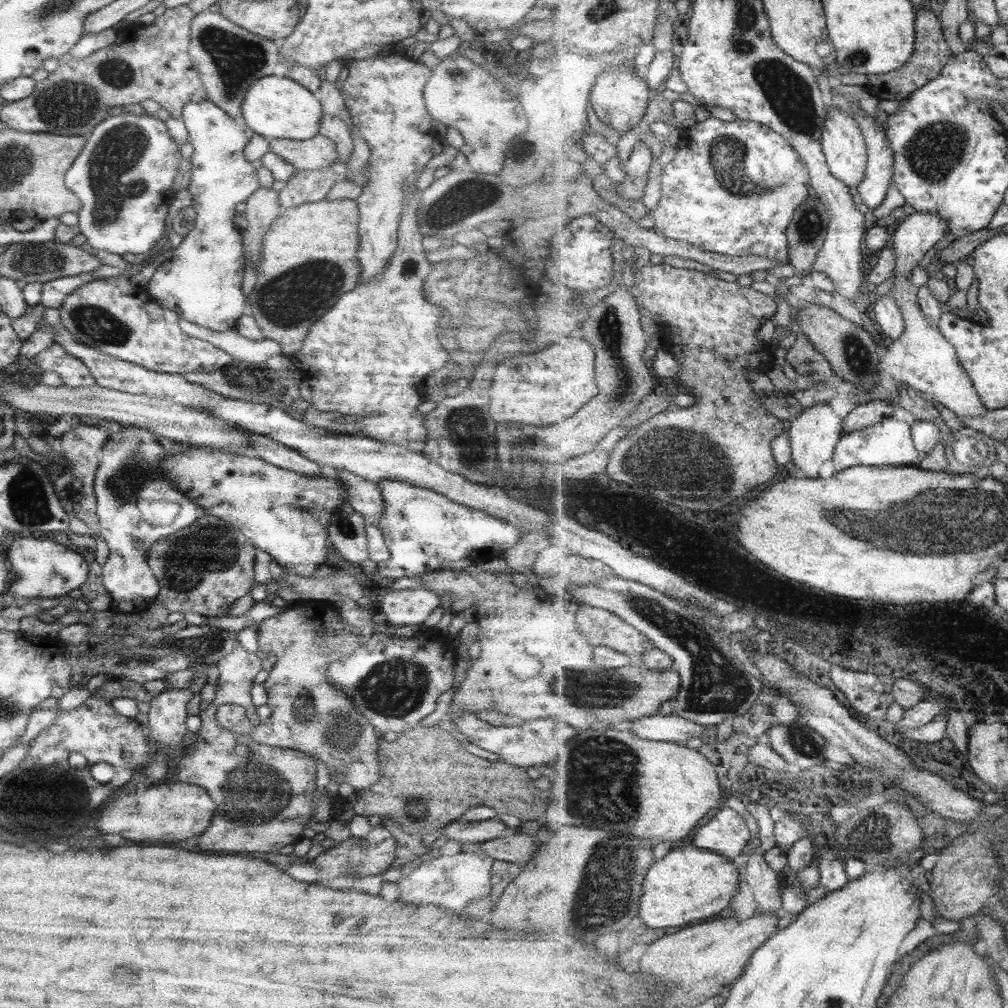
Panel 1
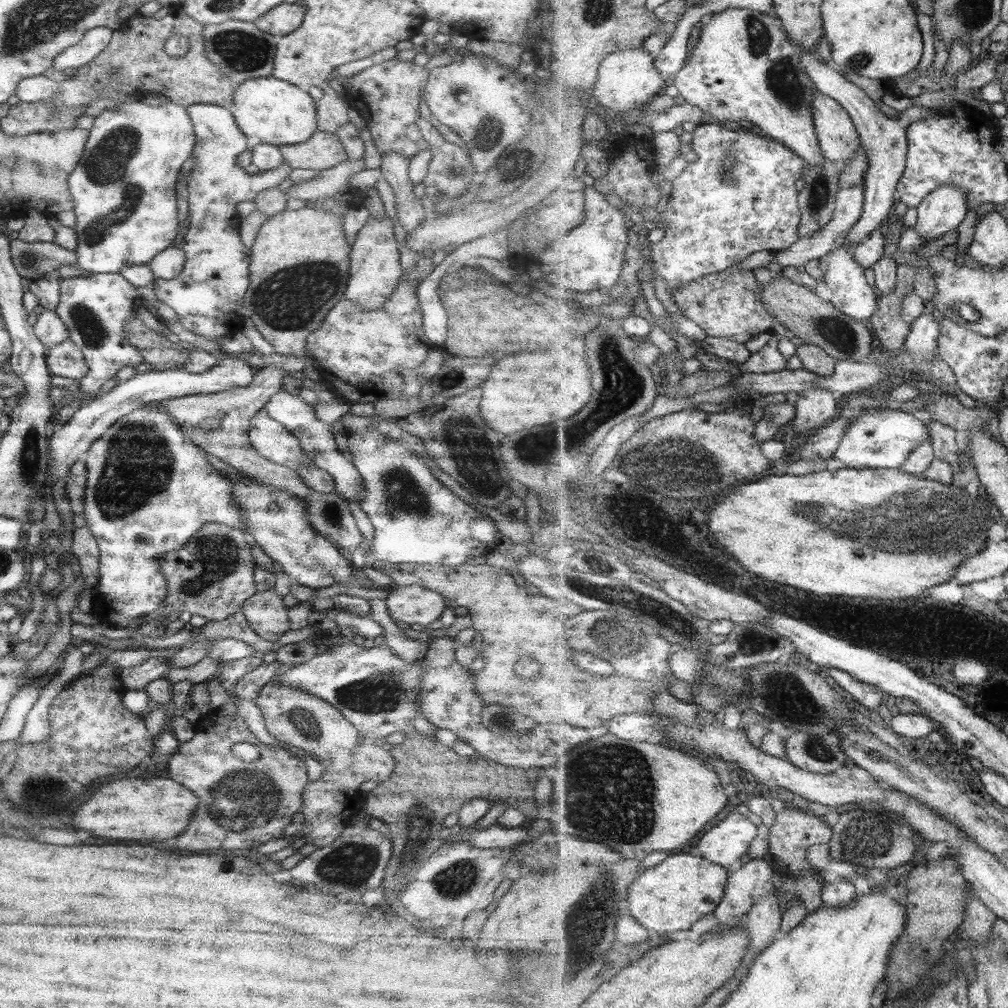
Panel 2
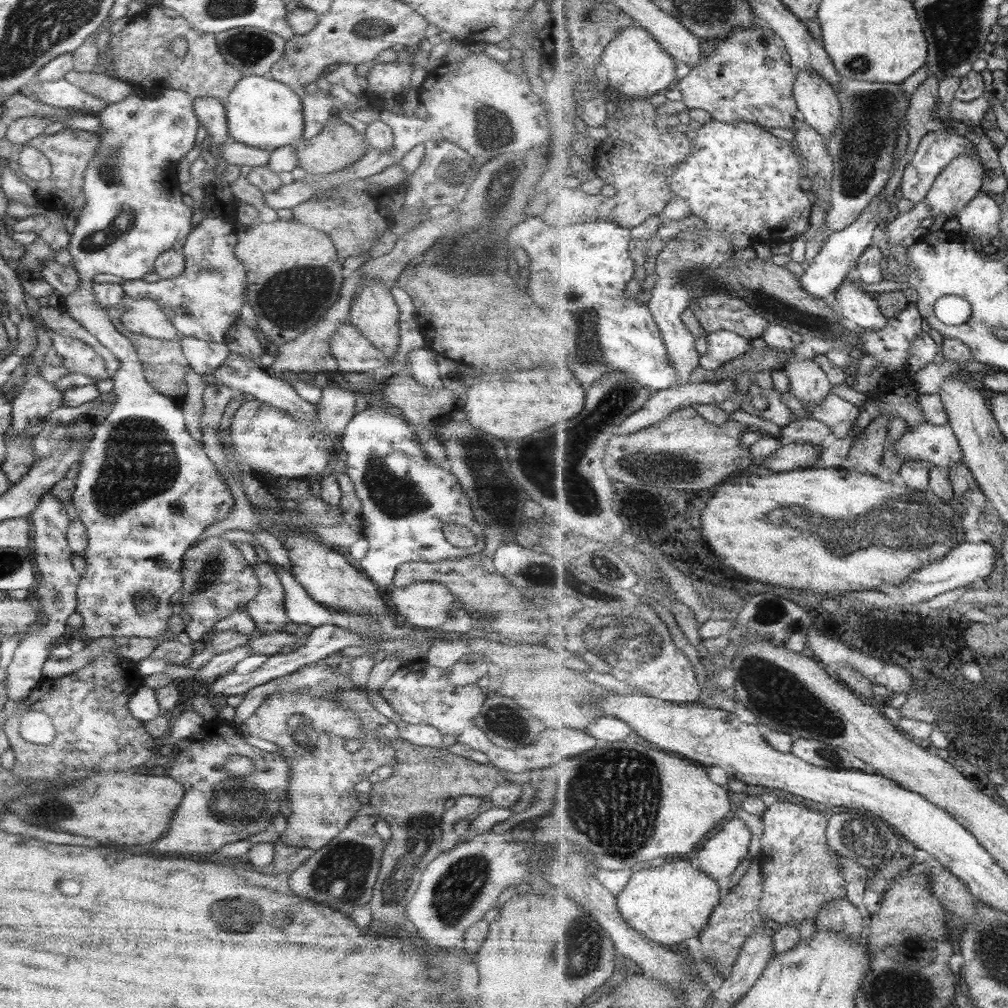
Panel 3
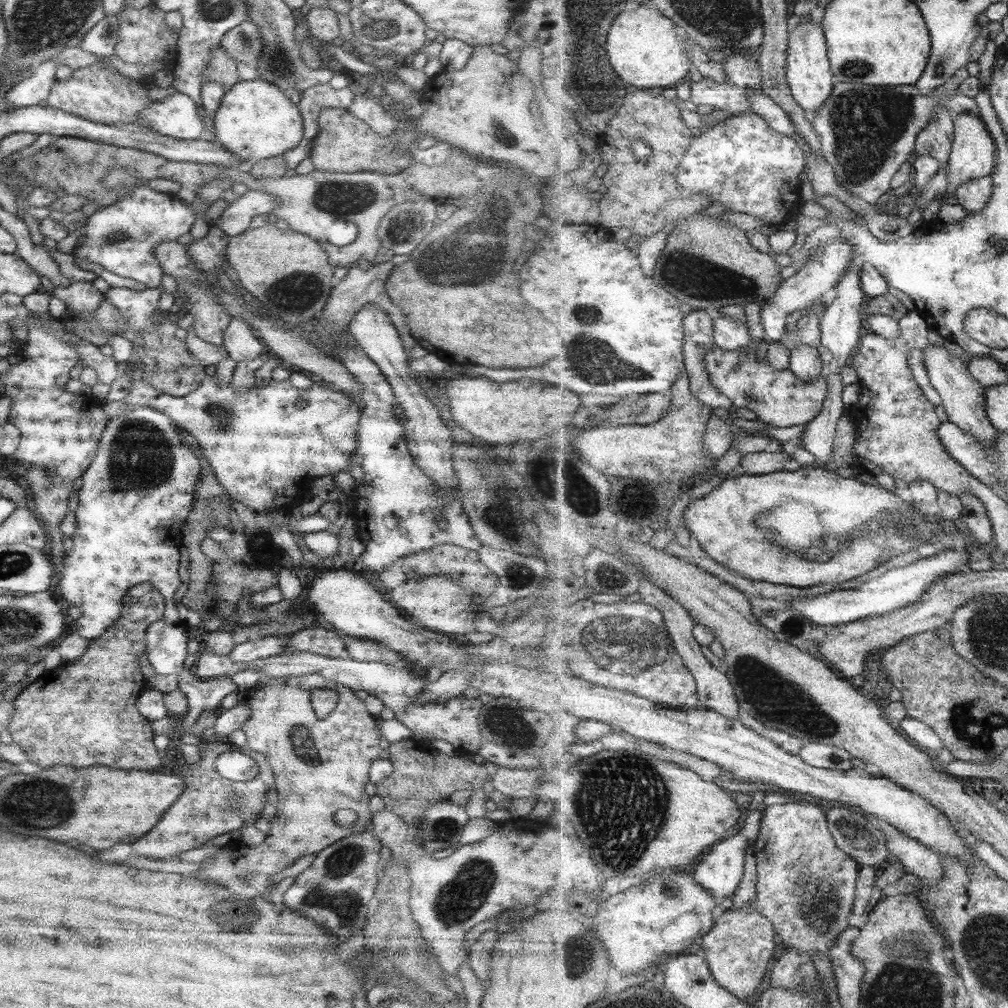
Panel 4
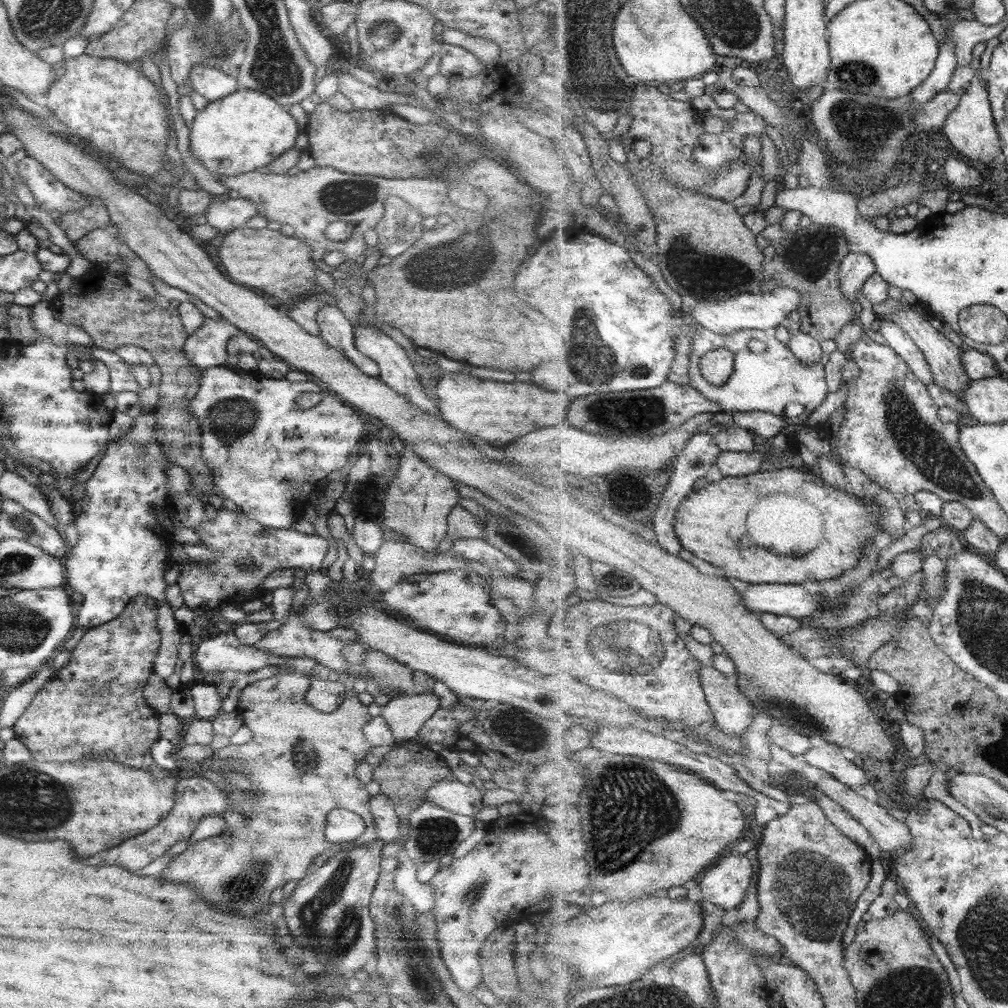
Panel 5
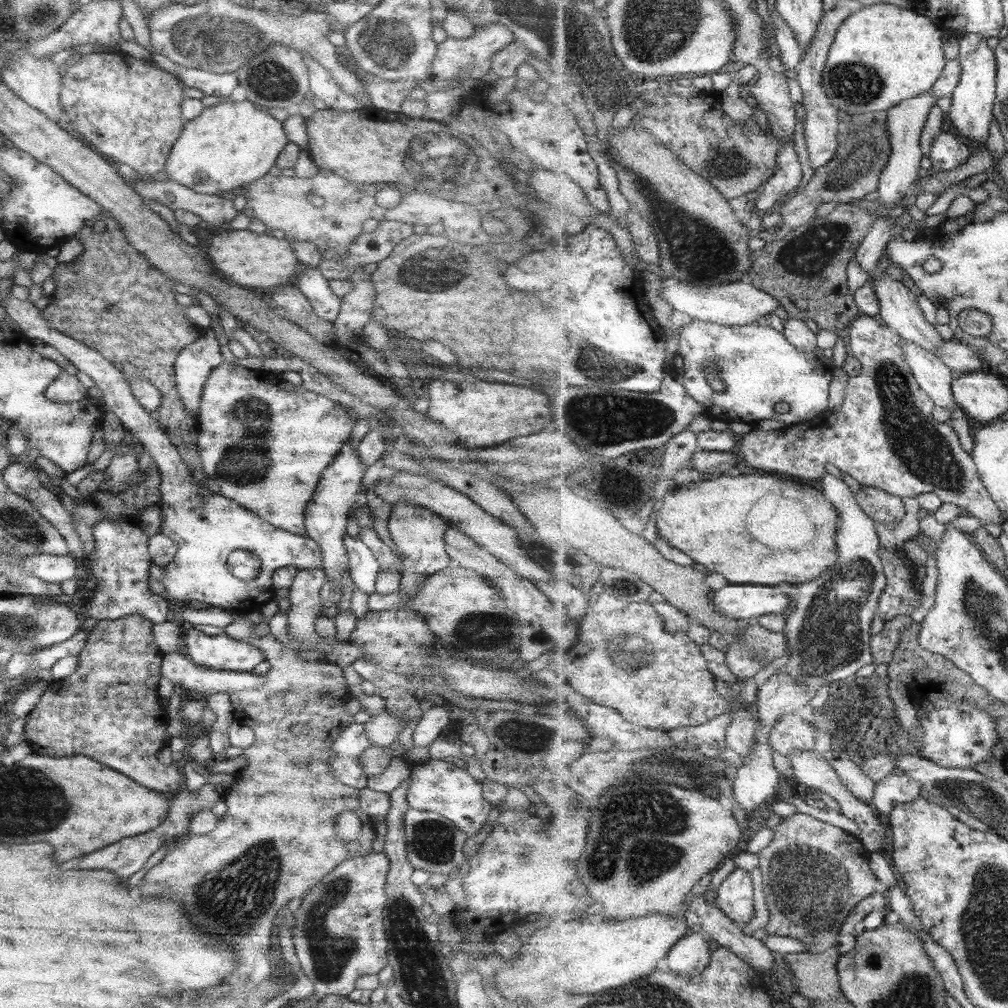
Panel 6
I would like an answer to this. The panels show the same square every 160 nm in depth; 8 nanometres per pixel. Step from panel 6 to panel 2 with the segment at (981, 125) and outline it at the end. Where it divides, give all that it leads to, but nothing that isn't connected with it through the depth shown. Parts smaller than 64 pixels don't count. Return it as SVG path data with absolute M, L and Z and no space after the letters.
M956 184L940 186L916 207L918 221L912 227L923 241L936 241L943 234L959 228L971 208L968 194Z

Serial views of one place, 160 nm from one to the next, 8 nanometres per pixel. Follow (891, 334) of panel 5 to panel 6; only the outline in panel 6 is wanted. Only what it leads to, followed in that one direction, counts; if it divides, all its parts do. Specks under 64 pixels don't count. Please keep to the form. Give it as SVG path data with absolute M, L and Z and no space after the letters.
M904 340L904 351L921 388L929 393L937 405L952 412L956 404L952 389L953 370L934 352L925 350L917 343Z

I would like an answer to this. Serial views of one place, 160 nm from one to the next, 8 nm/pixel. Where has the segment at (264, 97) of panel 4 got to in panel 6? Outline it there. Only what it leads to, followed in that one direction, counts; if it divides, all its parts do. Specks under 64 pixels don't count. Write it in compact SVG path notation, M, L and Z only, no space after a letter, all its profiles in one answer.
M250 100L225 101L205 107L195 118L183 123L179 136L166 155L164 170L167 179L199 194L216 195L219 192L229 194L233 188L241 188L245 183L263 176L275 164L280 150L288 143L282 122L267 113Z

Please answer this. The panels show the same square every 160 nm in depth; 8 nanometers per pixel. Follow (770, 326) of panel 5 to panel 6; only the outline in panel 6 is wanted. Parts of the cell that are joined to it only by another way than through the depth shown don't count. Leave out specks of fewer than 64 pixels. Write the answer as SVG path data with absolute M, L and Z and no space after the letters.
M662 280L661 295L674 310L685 312L692 319L699 319L725 326L745 326L764 321L764 316L773 314L782 306L775 296L755 287L750 280L721 286L691 286L679 280Z

